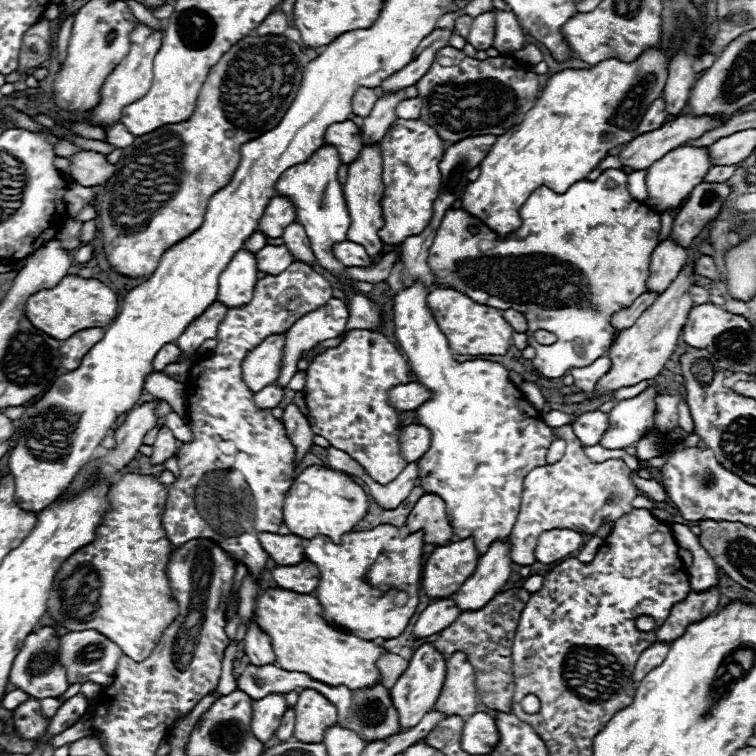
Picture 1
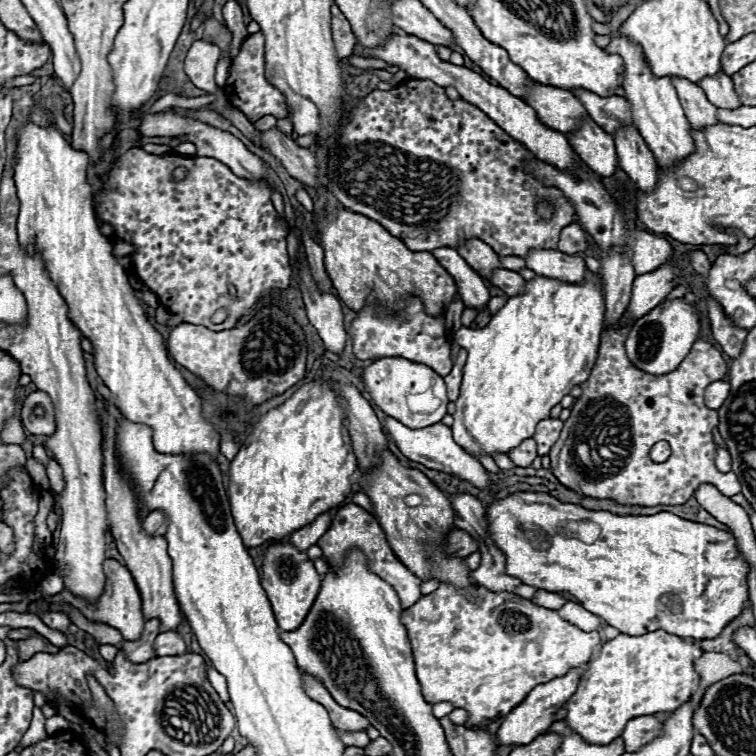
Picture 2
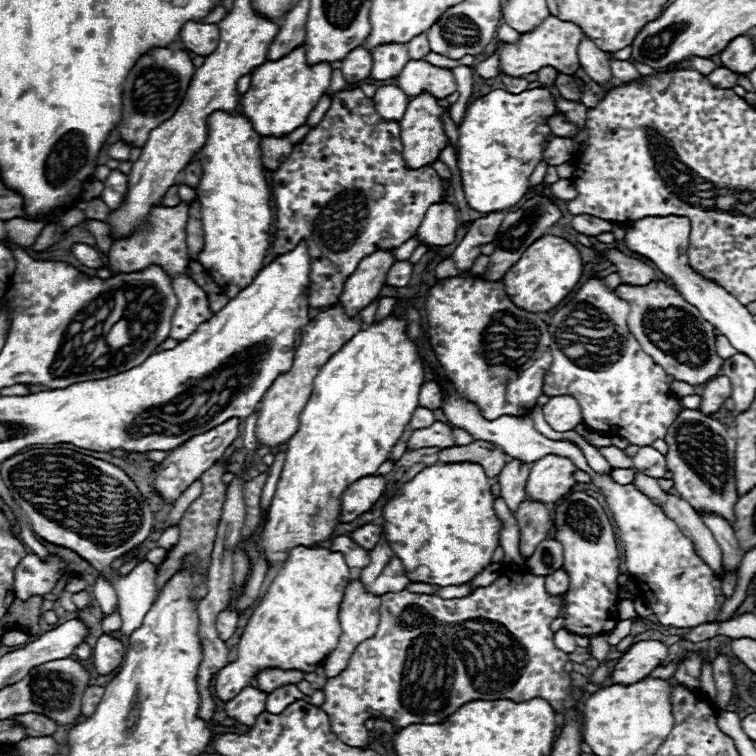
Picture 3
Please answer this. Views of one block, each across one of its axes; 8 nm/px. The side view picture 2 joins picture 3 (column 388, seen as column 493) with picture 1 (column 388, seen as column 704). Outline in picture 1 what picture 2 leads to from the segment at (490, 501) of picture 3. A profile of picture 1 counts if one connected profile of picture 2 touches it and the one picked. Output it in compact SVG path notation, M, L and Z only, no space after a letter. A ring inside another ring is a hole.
M380 524L372 530L348 532L338 544L328 536L316 536L308 540L304 558L314 562L320 570L316 598L322 604L324 620L364 640L390 640L400 636L418 606L422 546L422 532L402 536L398 528L390 524ZM398 590L404 590L410 596L408 604L402 608L394 606L392 602L394 592Z

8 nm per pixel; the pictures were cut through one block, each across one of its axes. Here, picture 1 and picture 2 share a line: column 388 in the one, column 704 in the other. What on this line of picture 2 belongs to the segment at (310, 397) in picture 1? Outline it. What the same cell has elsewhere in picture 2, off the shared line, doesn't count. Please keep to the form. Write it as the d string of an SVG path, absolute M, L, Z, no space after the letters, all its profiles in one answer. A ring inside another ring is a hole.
M630 326L608 328L602 332L600 352L590 372L590 378L580 384L582 396L576 398L572 406L572 416L564 422L562 434L550 450L554 476L566 488L578 494L590 498L610 498L626 506L656 506L656 504L678 506L684 504L694 494L694 490L704 482L714 484L724 496L740 494L740 482L734 476L734 472L722 474L714 466L716 444L712 438L712 430L718 426L718 412L704 406L706 386L710 382L722 380L728 372L720 352L706 340L696 340L690 354L680 362L680 366L674 372L664 376L652 376L634 368L626 358L624 340L628 332ZM660 440L666 440L672 448L672 458L668 458L662 464L652 462L648 456L650 448Z

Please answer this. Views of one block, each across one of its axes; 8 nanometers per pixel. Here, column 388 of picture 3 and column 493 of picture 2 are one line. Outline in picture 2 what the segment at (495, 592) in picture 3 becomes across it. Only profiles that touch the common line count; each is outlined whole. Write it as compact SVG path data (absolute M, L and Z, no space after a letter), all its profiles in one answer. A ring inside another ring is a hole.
M442 582L440 588L428 596L422 596L414 606L402 612L402 624L408 628L412 654L416 662L416 676L422 686L422 694L430 704L450 702L454 708L468 712L466 728L484 728L494 720L512 712L538 684L546 684L558 676L570 672L570 668L582 668L594 646L600 644L598 632L584 632L574 628L568 620L560 618L556 610L540 608L526 598L520 600L454 600L452 584Z

